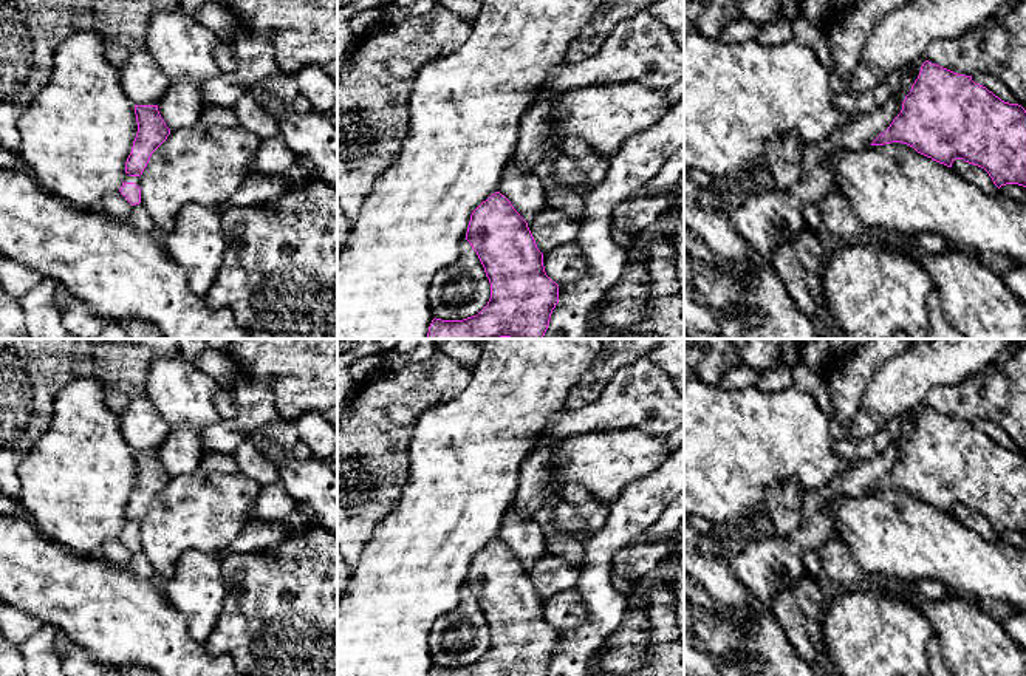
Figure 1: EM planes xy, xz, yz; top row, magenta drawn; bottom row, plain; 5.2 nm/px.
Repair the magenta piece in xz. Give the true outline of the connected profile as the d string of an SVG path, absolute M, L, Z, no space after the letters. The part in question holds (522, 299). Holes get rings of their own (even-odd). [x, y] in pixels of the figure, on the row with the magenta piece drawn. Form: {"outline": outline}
{"outline": "M495 192L472 212L466 240L489 278L491 299L477 316L463 320L435 317L426 339L543 339L559 303L559 285L546 275L543 254L528 223L504 195Z"}

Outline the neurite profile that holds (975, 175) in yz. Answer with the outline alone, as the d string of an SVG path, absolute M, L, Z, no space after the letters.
M955 159L952 162L952 169L966 181L980 187L983 192L989 195L995 195L1000 192L989 173L978 166L969 164L964 159Z

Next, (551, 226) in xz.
M551 206L540 210L528 224L542 254L559 244L576 241L580 223L571 220L563 210Z

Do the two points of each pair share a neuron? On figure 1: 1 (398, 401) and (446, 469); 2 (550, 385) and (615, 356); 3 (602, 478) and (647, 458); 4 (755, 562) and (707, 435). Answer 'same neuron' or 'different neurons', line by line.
1: different neurons
2: different neurons
3: same neuron
4: different neurons

